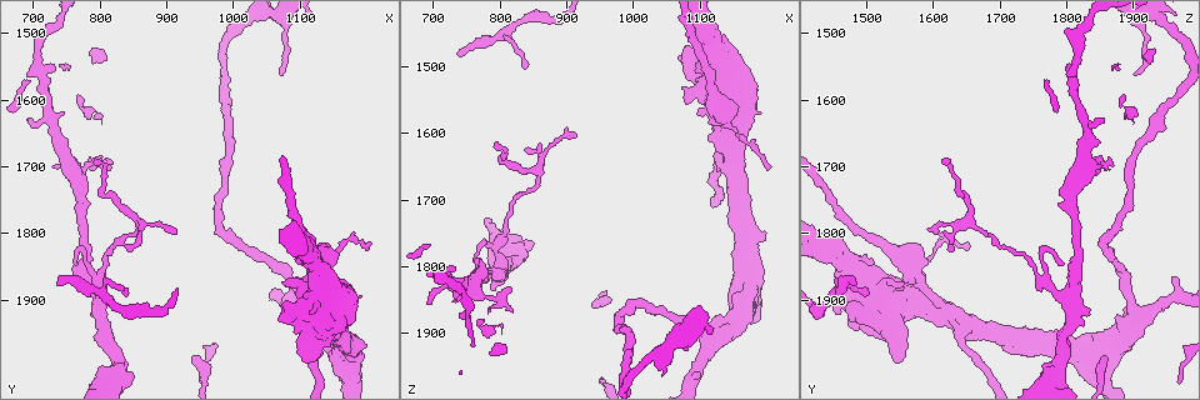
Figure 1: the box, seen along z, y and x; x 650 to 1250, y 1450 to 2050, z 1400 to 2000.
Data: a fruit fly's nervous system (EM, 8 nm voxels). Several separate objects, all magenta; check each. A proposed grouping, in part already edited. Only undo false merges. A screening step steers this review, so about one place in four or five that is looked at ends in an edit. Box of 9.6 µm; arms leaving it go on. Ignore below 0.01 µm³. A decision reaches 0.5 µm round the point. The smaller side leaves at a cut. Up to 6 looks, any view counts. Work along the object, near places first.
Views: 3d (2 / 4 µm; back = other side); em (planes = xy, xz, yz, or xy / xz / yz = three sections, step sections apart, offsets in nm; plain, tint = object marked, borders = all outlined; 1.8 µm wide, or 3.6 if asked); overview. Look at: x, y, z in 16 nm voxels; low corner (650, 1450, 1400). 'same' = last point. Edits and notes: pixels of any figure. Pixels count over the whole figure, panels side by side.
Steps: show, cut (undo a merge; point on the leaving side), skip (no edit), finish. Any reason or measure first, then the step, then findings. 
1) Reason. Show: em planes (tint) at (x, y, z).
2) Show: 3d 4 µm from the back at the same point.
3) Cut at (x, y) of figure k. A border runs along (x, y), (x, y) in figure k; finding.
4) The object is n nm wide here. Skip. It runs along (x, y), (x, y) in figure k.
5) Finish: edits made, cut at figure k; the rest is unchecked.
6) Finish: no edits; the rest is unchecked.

Show: 3d 2 µm at (800, 1885, 1450).

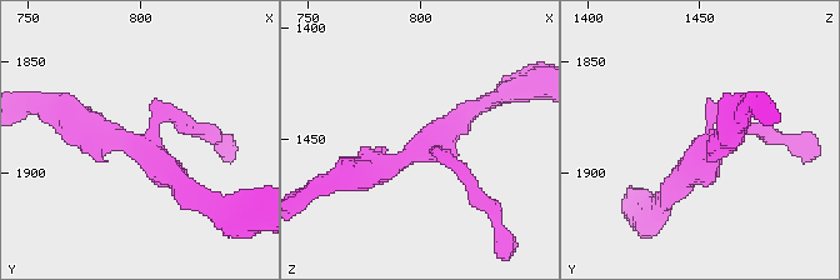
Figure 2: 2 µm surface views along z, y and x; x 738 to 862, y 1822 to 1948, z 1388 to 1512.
Need the tissue. Show: em planes (tint) at (799, 1887, 1456).

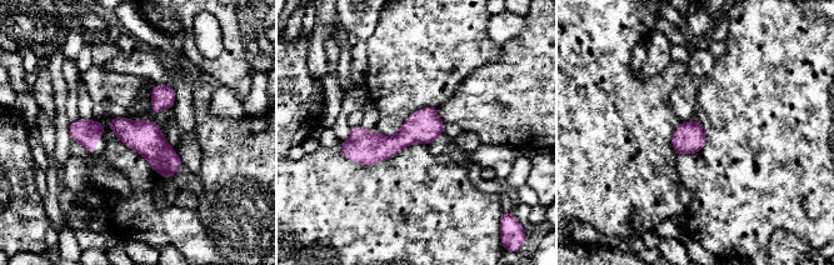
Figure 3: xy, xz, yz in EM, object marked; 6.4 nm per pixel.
The object is 200 nm wide here. Skip. Continuous, no second neuron.

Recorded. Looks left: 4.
Sudden change in width. Show: em 3.6 µm planes (tint) at (825, 2010, 1780).

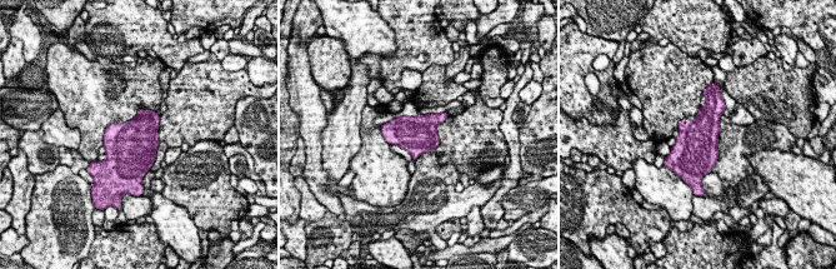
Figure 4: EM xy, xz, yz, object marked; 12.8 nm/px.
Skip. One neuron here.

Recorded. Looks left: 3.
Three arms meet. Show: em planes (tint) at (1150, 1935, 1645).

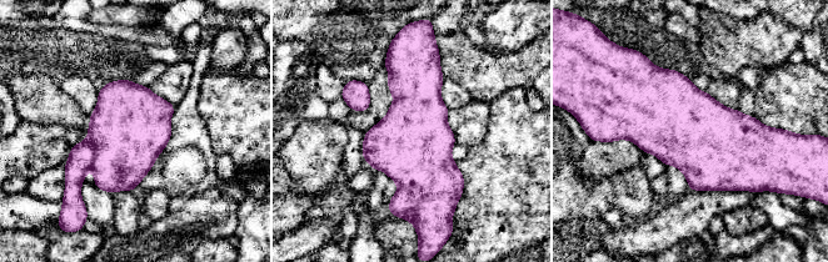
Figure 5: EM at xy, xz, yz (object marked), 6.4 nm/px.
Cut at (81, 155) of figure 5. A border runs along (88, 140), (94, 152), (91, 167) in figure 5; two neurons meet here.

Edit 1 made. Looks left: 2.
Finish: edits made, cut at figure 5; the rest is unchecked.

